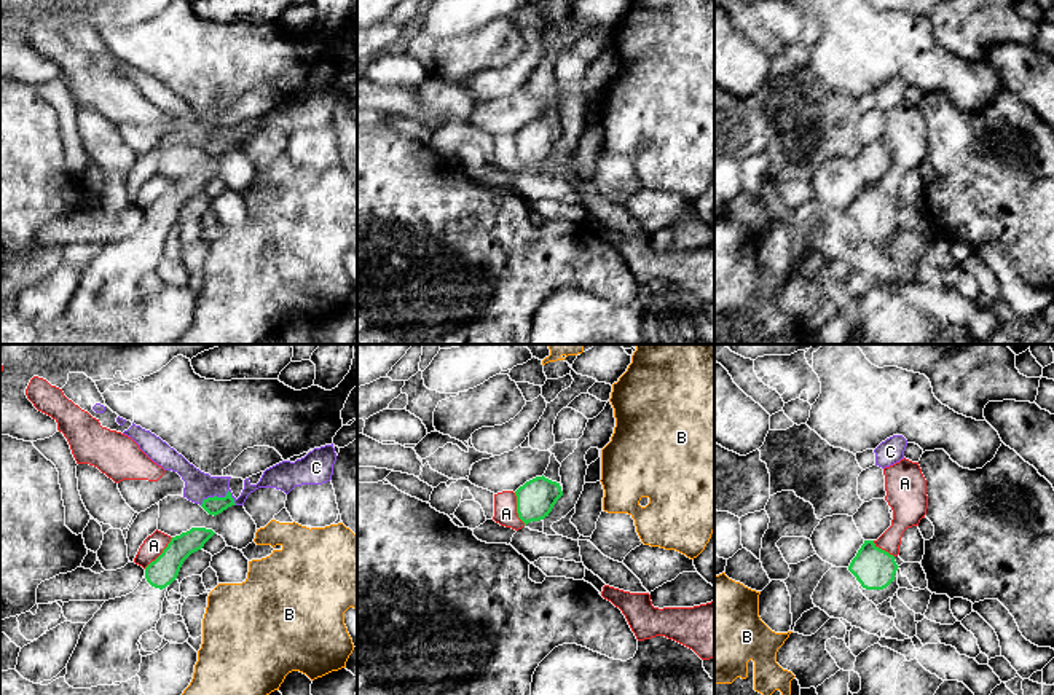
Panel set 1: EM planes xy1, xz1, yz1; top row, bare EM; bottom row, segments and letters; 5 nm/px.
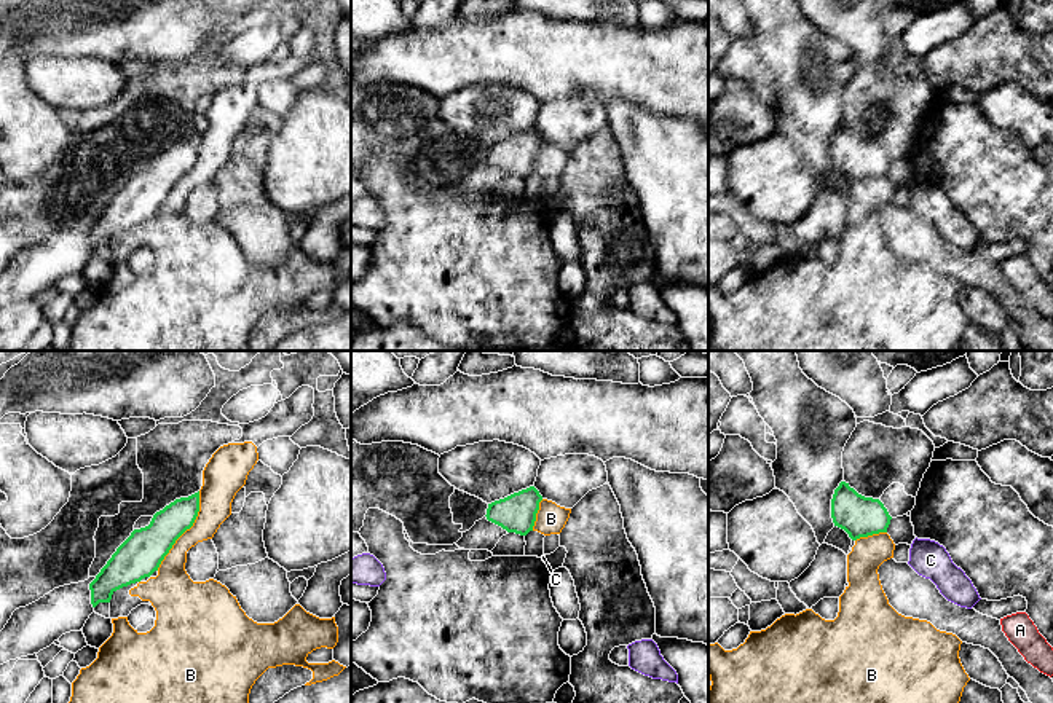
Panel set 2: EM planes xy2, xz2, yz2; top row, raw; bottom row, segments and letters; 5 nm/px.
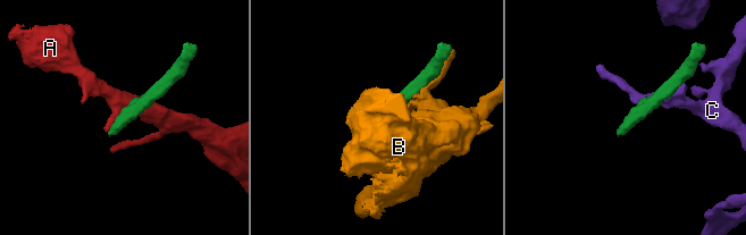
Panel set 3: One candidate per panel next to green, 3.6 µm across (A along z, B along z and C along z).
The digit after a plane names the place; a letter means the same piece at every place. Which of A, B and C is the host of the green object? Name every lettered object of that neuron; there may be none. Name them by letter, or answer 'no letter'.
no letter

